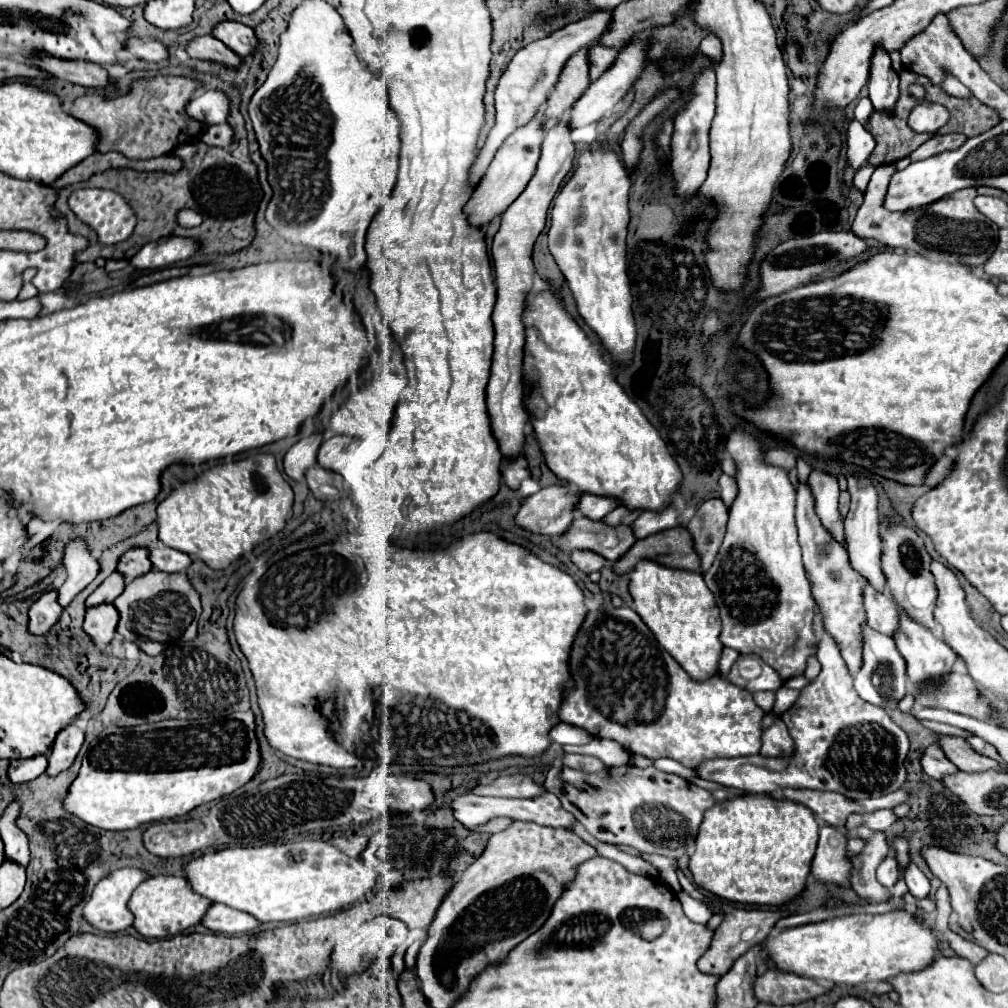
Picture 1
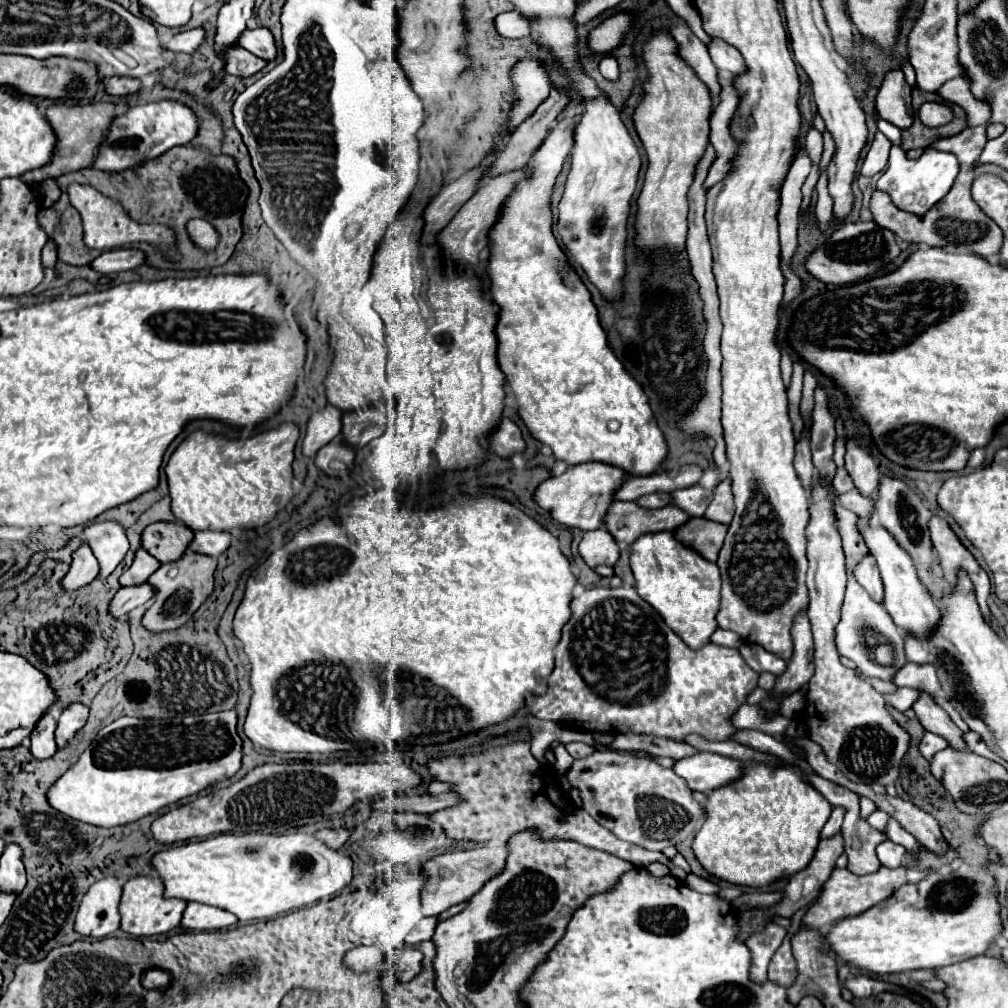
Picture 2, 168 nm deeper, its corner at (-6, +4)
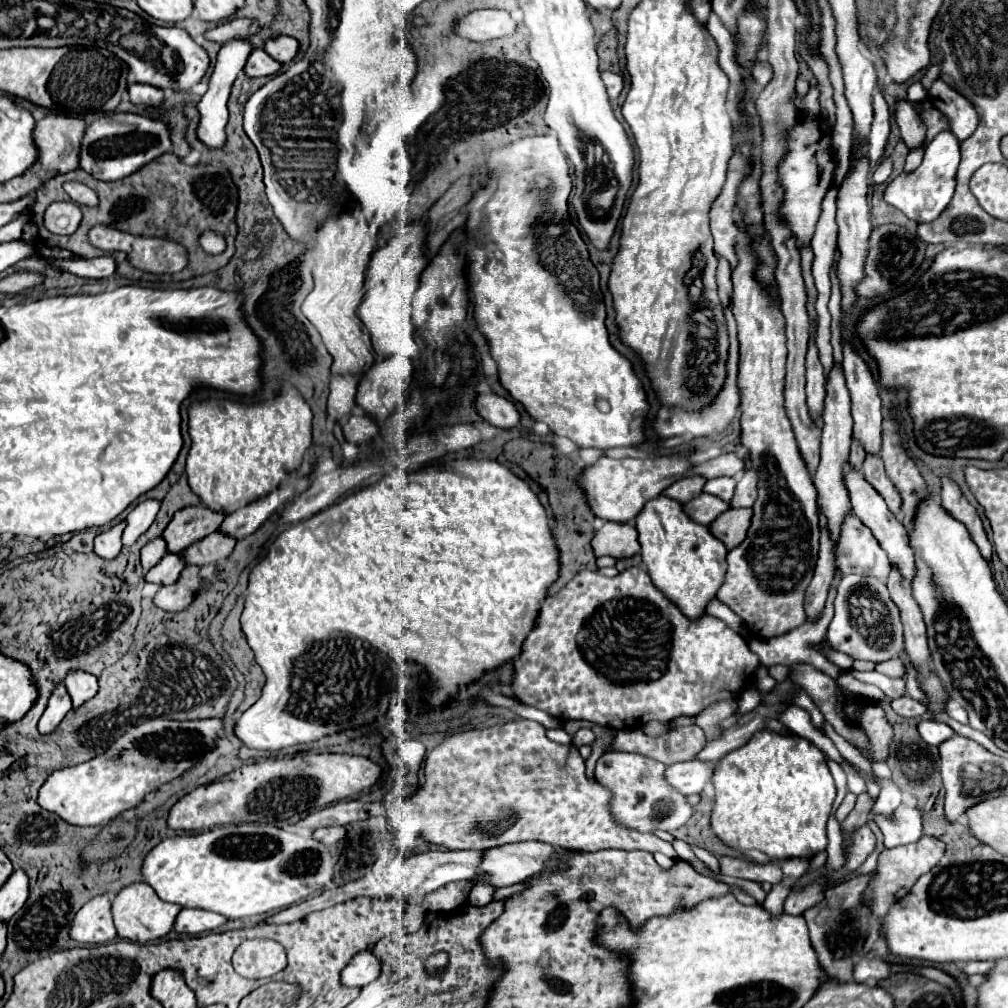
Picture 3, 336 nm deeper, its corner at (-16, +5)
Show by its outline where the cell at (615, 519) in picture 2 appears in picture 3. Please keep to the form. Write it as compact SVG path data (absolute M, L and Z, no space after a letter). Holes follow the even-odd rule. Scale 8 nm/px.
M702 493L700 497L686 503L686 513L694 521L700 521L702 525L710 525L718 515L728 511L728 507L730 507L730 501L724 501L720 497L712 497L710 493Z

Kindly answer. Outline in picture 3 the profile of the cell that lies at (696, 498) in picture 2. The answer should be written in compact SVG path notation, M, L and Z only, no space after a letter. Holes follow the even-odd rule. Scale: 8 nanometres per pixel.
M720 477L720 479L710 479L704 487L704 493L712 493L722 497L724 501L730 501L734 497L734 489L736 489L734 477Z

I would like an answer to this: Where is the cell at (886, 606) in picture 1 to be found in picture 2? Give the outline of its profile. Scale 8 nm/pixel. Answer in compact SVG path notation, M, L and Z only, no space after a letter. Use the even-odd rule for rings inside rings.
M874 556L862 558L862 560L856 564L856 568L854 568L854 576L856 576L856 580L864 586L864 590L866 590L876 602L882 604L884 584L882 584L880 572L878 572L878 568L876 568Z

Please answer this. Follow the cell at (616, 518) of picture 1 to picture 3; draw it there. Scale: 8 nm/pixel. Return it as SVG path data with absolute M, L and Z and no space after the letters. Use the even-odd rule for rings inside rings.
M692 473L688 477L676 481L668 489L664 489L662 493L668 495L668 497L672 497L672 499L678 499L678 501L686 503L686 501L690 501L690 499L694 499L694 497L698 497L702 493L704 481L706 481L706 477L700 477L700 475L694 475Z

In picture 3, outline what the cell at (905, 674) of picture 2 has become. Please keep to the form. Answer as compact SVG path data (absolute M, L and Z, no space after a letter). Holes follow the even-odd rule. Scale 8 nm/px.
M888 659L888 661L880 661L876 663L876 671L884 673L888 677L904 677L904 663L898 659Z

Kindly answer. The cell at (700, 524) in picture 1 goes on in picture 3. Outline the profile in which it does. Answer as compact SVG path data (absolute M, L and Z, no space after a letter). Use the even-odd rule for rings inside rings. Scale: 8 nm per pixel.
M748 469L736 485L732 507L752 507L756 501L756 493L758 493L756 485L758 485L758 473L754 469Z

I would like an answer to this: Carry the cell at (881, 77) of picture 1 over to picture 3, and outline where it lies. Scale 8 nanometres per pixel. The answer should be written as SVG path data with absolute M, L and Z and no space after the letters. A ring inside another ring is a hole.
M900 101L896 107L896 123L902 133L902 141L908 149L918 149L924 145L926 125L922 123L920 115L912 109L908 101Z

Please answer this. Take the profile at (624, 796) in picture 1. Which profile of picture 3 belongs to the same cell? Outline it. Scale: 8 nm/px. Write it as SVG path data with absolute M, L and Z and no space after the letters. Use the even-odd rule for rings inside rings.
M608 751L596 761L596 779L612 791L610 805L618 823L638 831L672 831L690 819L692 805L664 781L664 769L666 765L656 759L626 751Z

